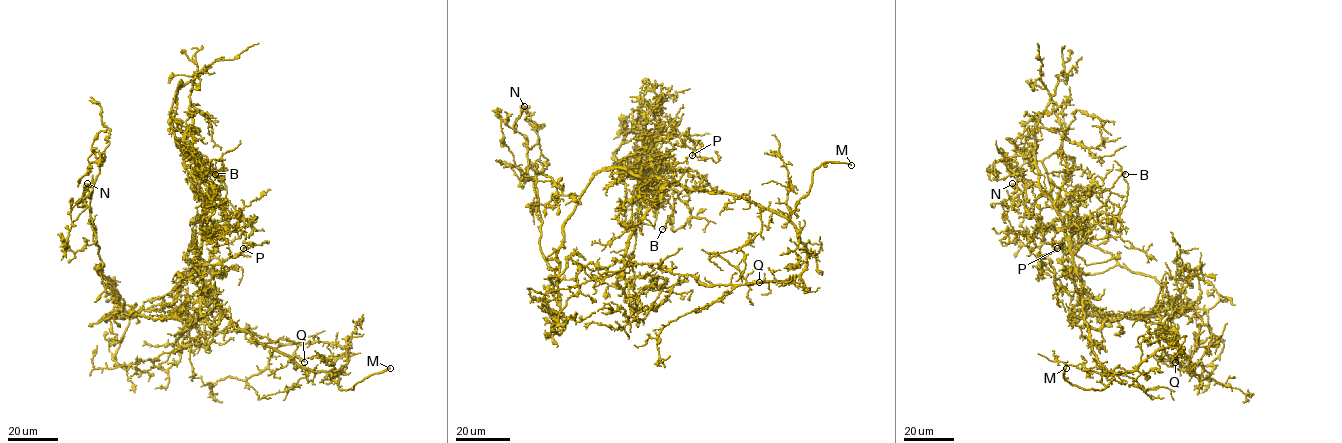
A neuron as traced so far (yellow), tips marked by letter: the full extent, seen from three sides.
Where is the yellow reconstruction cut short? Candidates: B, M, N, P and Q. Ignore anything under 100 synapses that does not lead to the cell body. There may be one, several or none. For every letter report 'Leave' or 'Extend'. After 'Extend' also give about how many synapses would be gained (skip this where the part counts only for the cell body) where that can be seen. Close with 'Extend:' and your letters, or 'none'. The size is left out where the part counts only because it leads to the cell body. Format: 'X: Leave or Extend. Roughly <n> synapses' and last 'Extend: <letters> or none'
B: Leave
M: Extend
N: Leave
P: Leave
Q: Leave
Extend: M

